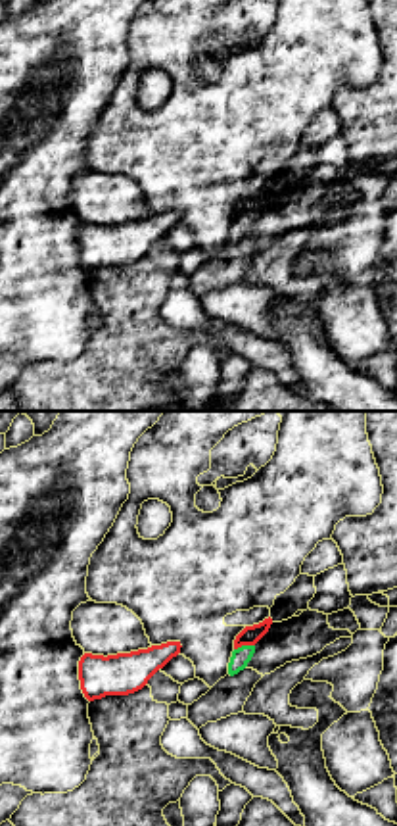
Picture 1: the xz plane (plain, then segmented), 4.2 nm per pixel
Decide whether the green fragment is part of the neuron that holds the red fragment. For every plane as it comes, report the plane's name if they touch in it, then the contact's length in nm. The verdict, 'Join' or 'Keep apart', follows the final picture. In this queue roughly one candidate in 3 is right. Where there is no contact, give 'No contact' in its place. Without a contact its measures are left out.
Touches red in xz. Shared border 90 nm

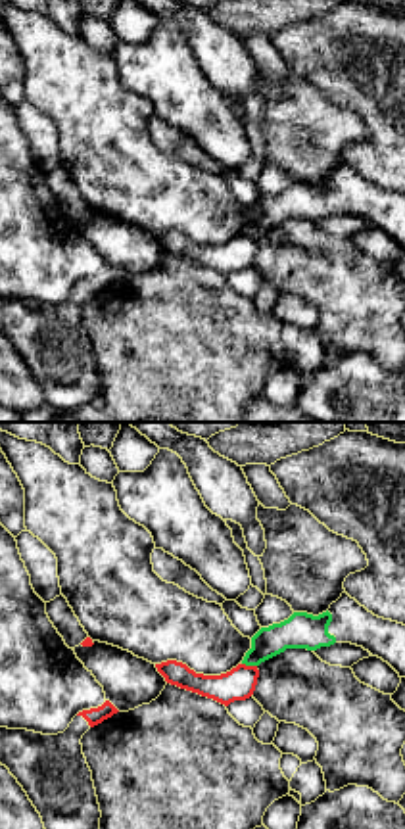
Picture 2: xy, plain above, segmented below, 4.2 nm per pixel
Touches red in xy. Shared border 70 nm

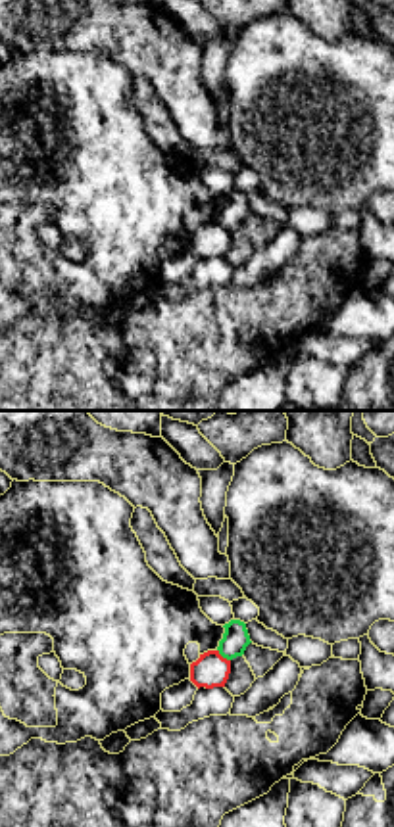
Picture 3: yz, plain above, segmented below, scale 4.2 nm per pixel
Touches red in yz. Shared border 80 nm

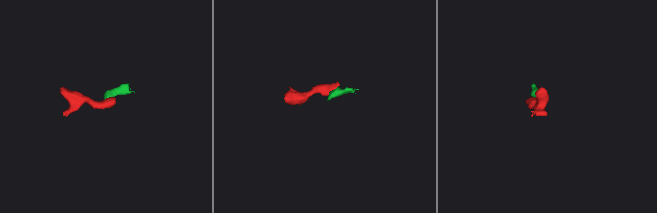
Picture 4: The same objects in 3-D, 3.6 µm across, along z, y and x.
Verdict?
Keep apart

